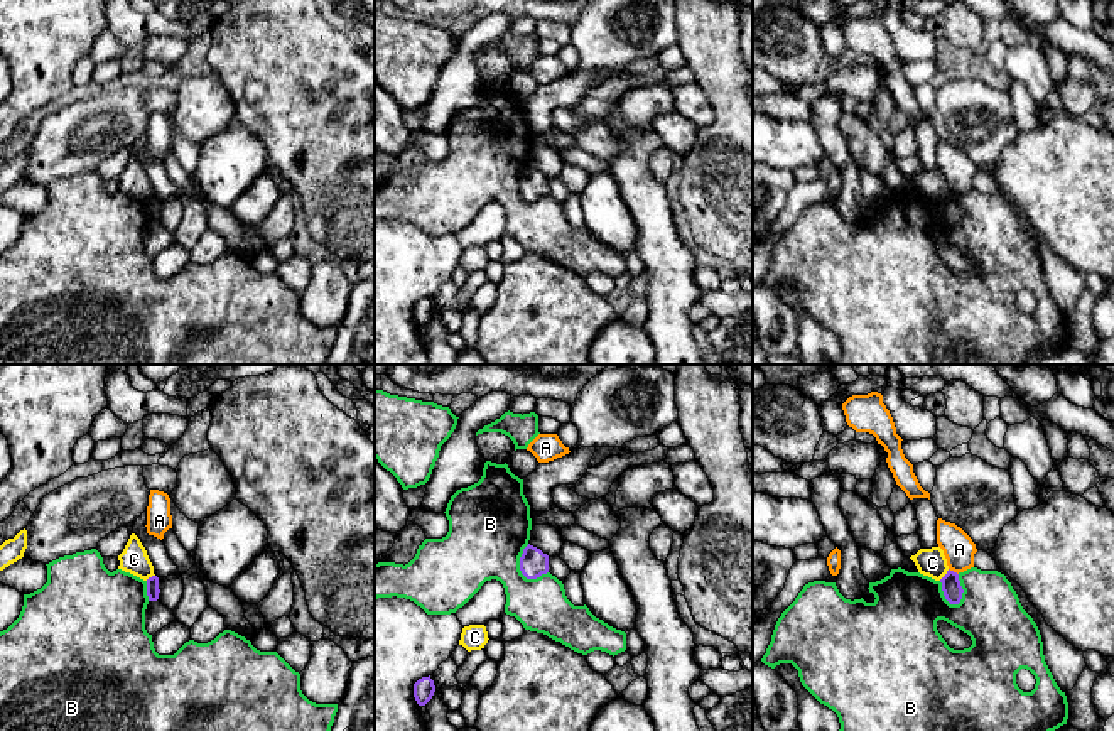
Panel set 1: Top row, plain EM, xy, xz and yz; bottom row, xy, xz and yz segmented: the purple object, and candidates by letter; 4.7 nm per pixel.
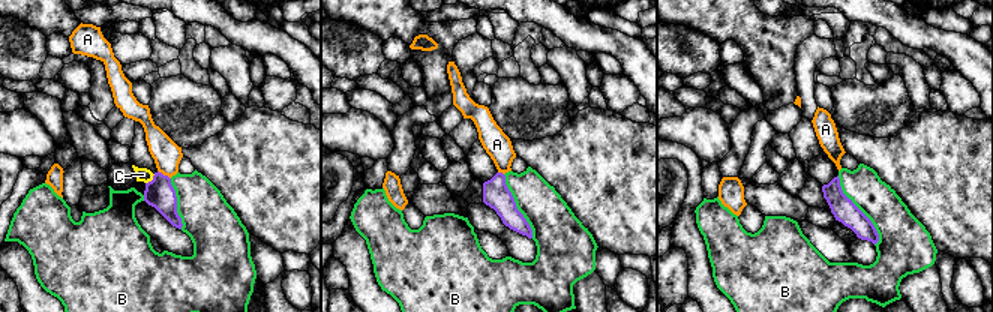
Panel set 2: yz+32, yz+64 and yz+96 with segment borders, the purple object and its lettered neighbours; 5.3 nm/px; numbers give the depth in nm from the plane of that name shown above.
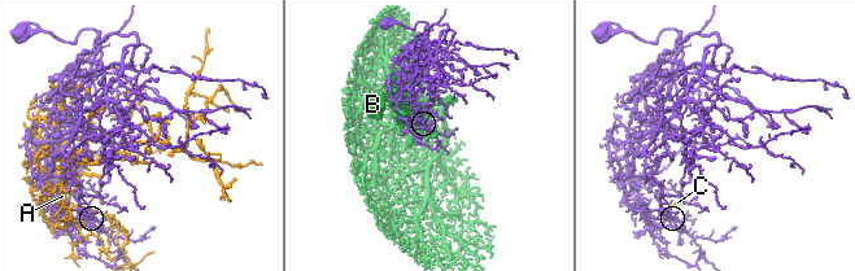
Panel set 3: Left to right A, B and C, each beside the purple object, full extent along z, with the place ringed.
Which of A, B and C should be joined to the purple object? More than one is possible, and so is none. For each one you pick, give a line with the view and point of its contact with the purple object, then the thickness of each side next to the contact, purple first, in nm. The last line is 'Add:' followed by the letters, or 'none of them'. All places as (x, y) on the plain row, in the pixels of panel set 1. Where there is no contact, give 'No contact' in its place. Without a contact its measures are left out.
Add: none of them

